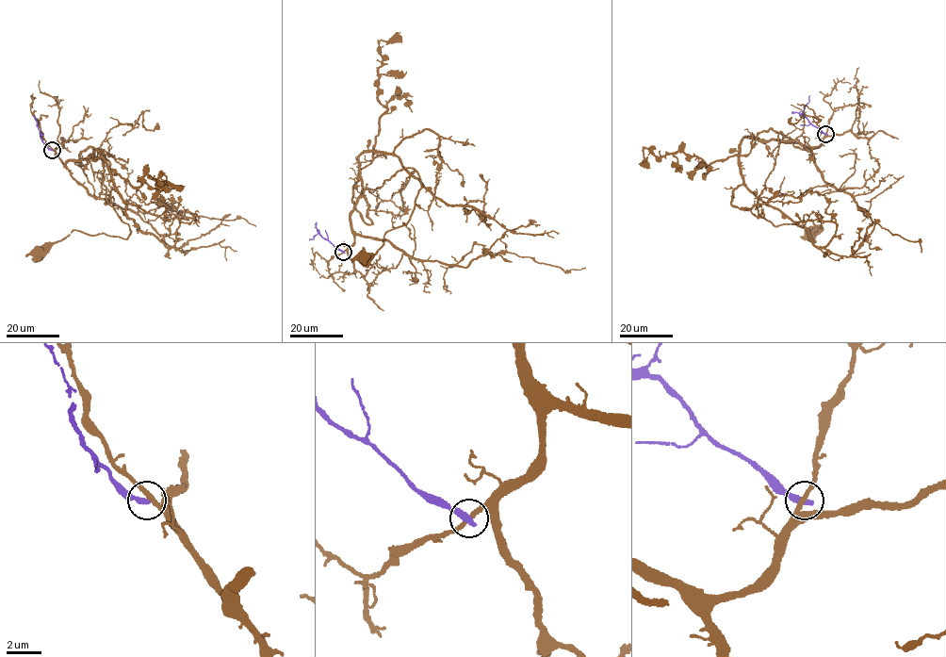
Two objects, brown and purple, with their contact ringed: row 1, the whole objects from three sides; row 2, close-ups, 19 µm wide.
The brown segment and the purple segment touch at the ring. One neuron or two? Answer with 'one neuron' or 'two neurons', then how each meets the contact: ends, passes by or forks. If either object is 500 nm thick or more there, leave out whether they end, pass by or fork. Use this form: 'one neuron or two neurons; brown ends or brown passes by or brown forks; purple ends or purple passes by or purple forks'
two neurons; brown passes by; purple ends

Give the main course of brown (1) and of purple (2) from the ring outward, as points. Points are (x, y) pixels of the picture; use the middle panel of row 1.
1: (343, 252), (353, 241), (350, 212), (362, 192), (413, 168), (421, 185), (411, 218), (363, 256)
2: (343, 252), (318, 232), (309, 239)

